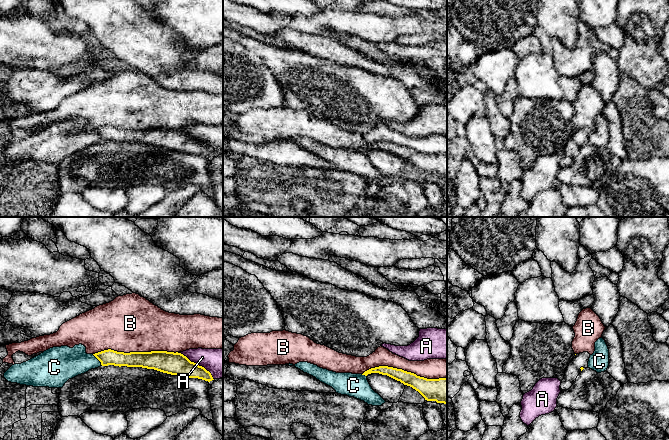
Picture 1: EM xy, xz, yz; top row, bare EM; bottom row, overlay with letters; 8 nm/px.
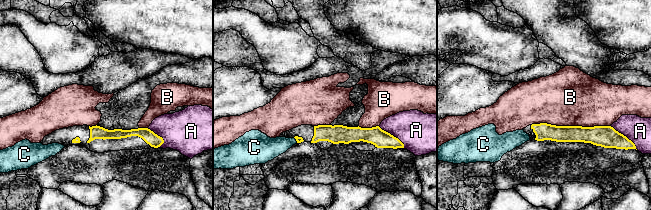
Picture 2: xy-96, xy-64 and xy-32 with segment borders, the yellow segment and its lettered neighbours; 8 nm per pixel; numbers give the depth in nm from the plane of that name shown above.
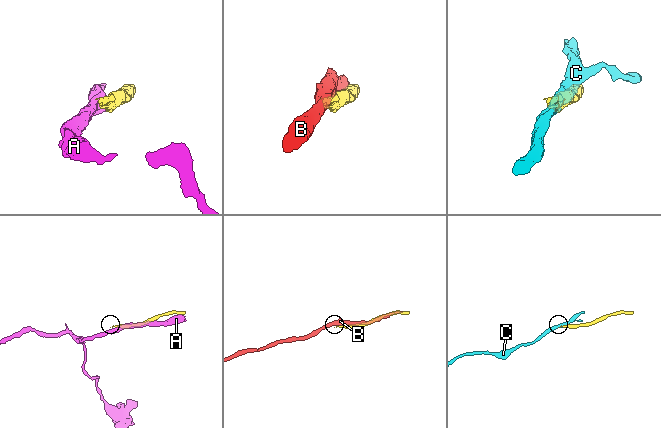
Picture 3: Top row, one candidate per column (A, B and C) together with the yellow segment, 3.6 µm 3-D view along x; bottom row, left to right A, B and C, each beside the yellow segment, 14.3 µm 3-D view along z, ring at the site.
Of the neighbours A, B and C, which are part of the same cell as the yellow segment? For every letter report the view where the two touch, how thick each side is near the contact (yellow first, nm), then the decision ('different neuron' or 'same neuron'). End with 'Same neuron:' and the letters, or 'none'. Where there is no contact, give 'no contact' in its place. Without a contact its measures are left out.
A: meets yellow in xy; 180 nm thick on the yellow side, 240 nm on the other; different neuron
B: meets yellow in xy; 170 nm thick on the yellow side, 460 nm on the other; different neuron
C: meets yellow in xy; 130 nm thick on the yellow side, 240 nm on the other; different neuron
Same neuron: none

